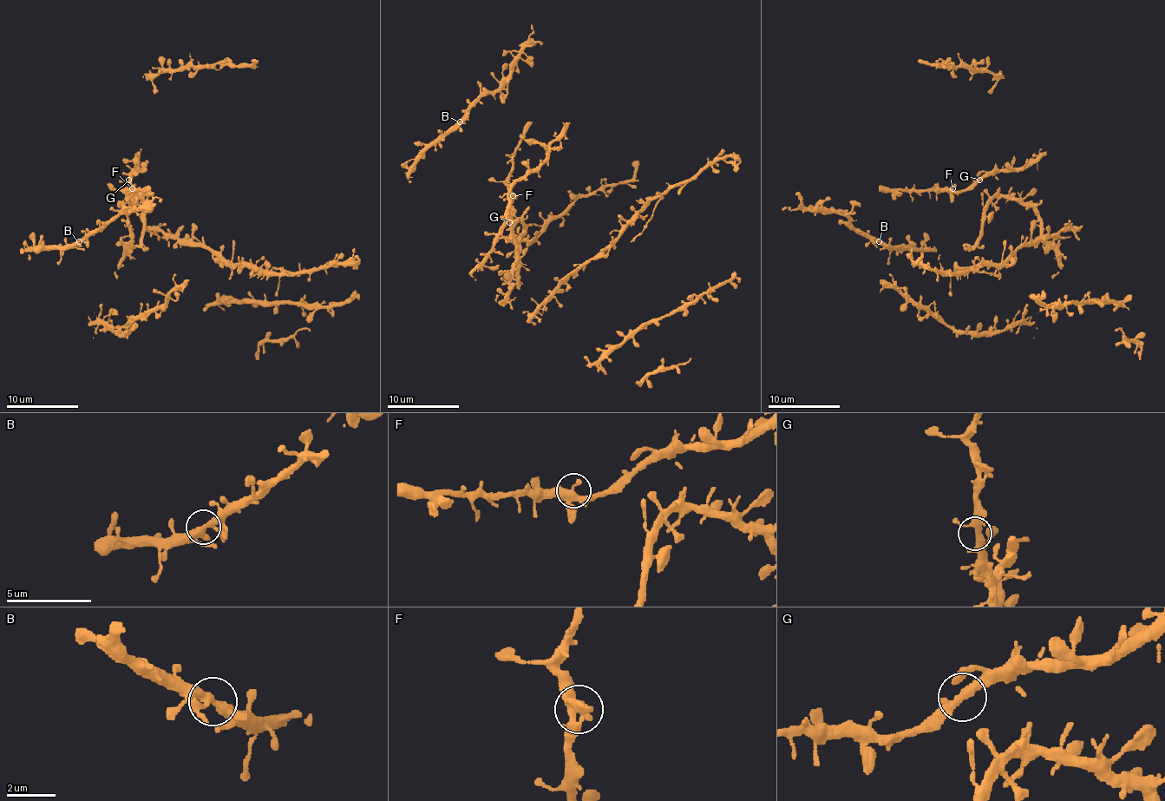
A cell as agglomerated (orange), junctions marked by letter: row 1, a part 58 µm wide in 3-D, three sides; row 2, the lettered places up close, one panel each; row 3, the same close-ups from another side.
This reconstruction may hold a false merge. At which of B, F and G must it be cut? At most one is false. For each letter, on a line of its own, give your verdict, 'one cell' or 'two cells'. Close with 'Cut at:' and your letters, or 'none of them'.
B: one cell
F: one cell
G: one cell
Cut at: none of them

